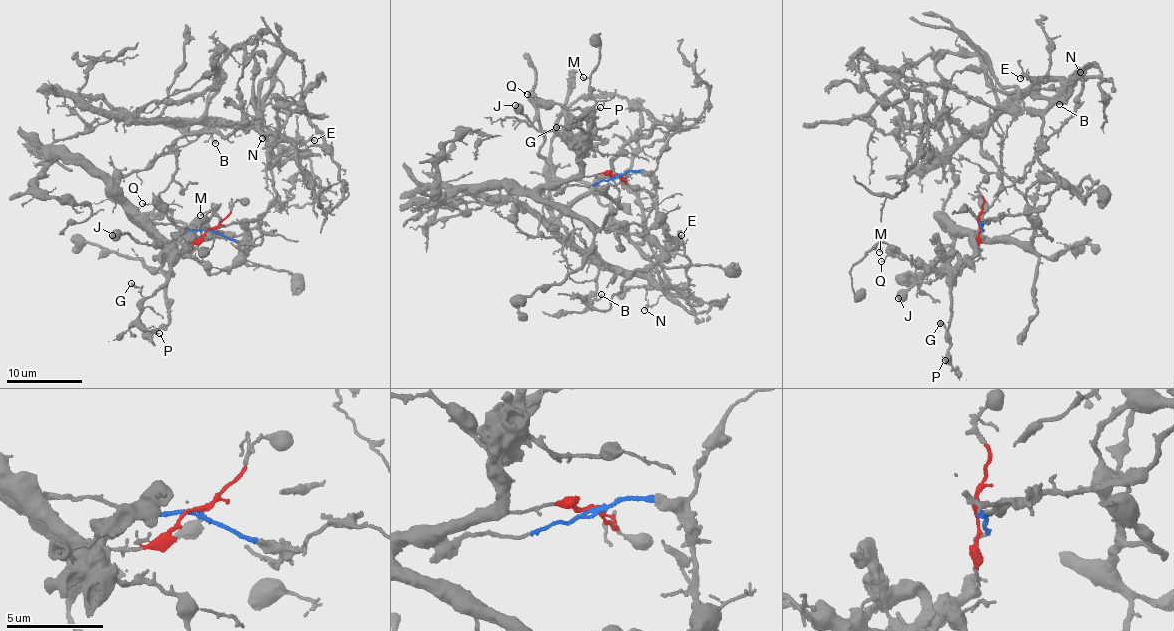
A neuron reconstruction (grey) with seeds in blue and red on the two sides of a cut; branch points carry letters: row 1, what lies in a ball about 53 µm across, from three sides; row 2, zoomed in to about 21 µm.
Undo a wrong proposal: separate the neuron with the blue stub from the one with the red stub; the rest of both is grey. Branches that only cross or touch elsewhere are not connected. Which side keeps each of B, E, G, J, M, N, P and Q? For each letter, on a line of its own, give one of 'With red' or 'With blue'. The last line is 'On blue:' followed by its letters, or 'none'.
B: With blue
E: With blue
G: With red
J: With red
M: With red
N: With blue
P: With red
Q: With red
On blue: B, E, N

